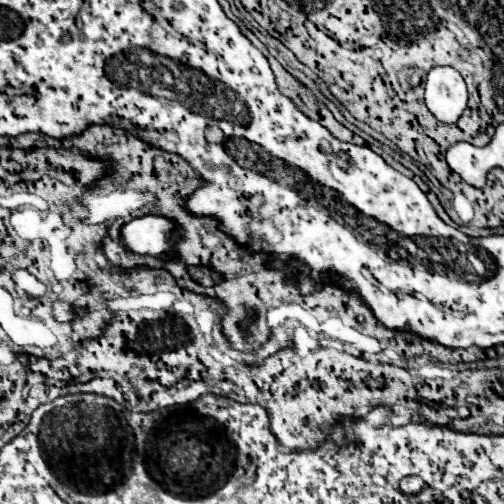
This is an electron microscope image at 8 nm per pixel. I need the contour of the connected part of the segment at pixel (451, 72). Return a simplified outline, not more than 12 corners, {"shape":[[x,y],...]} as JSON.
{"shape":[[451,66],[427,74],[425,104],[453,124],[467,108],[467,86]]}

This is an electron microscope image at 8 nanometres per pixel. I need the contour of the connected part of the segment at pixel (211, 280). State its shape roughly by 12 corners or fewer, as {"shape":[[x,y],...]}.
{"shape":[[189,266],[189,276],[201,286],[215,286],[221,274],[207,266]]}

